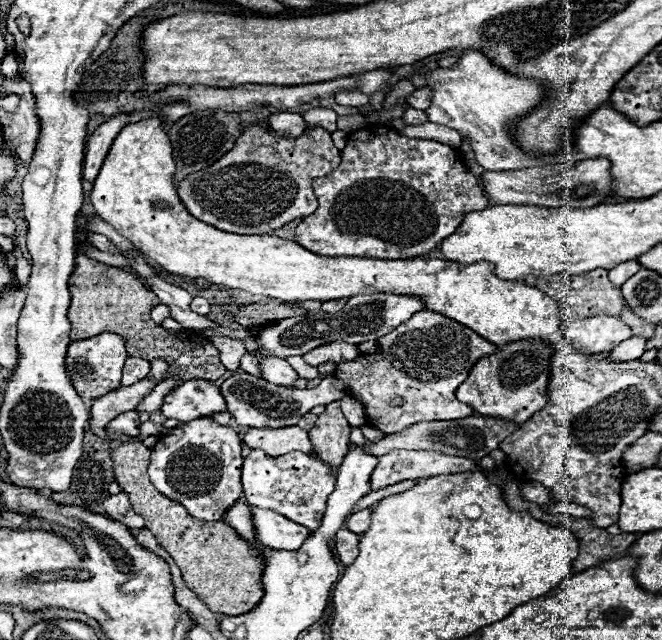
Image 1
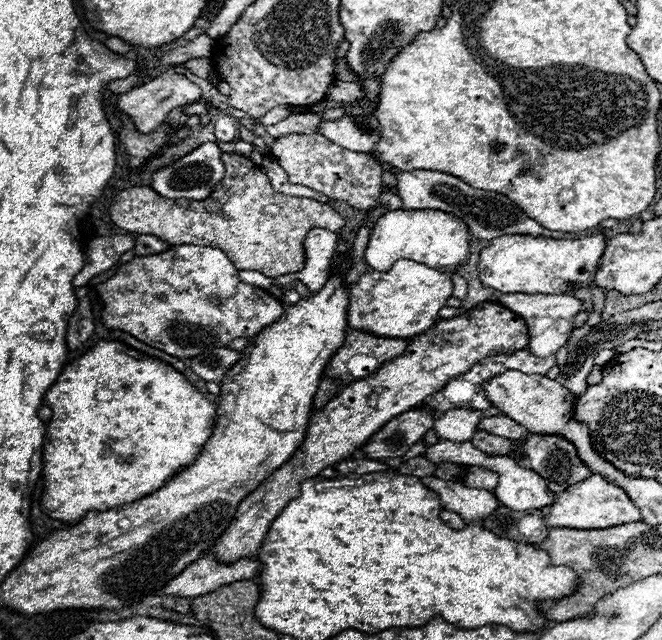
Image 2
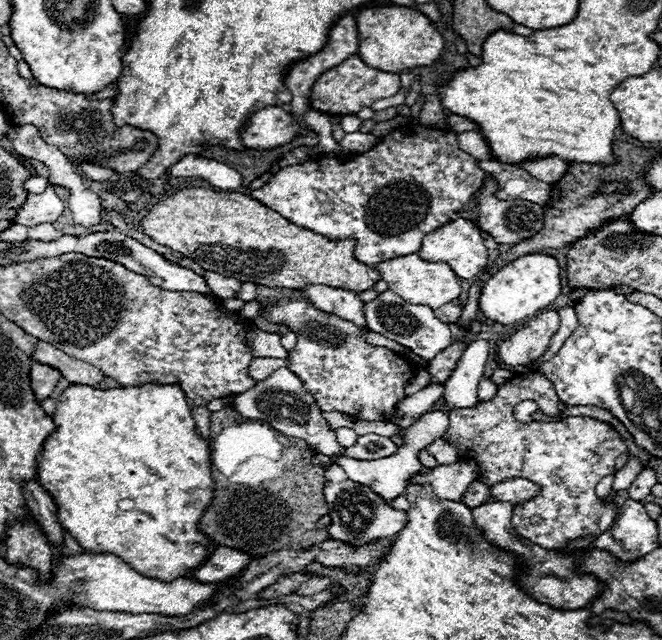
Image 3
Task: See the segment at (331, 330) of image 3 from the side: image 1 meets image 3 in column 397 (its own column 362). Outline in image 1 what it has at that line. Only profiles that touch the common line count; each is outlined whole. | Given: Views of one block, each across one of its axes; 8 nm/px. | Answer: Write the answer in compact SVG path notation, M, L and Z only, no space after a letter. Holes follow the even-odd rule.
M428 310L416 312L412 320L406 320L394 332L382 336L378 346L380 350L372 356L368 354L368 358L360 354L350 362L340 362L334 376L346 384L352 398L364 404L368 424L384 434L402 432L420 420L458 420L472 416L474 410L458 402L454 392L482 356L498 352L498 346L476 336L470 328ZM394 398L402 398L402 404L394 406Z

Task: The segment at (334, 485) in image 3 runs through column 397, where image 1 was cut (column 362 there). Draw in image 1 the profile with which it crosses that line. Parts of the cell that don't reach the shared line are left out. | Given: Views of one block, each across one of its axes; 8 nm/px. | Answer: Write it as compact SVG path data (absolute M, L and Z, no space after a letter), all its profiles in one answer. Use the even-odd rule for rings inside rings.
M374 506L350 514L350 518L346 520L346 528L348 528L350 532L362 534L362 532L368 530L368 526L370 526L370 516L372 516L372 512L374 512Z

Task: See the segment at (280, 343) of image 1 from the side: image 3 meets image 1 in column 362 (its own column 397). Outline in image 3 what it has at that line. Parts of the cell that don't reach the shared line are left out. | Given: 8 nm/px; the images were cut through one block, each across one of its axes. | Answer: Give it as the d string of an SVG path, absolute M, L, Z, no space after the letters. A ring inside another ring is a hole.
M384 290L378 294L376 300L366 302L364 318L372 332L378 332L390 340L396 340L398 344L410 348L416 356L424 358L426 362L430 362L438 352L442 352L444 348L448 348L452 344L452 334L450 334L448 324L440 322L434 316L432 308L422 306L422 304L408 304L406 300L396 296L396 292L392 292L392 290Z

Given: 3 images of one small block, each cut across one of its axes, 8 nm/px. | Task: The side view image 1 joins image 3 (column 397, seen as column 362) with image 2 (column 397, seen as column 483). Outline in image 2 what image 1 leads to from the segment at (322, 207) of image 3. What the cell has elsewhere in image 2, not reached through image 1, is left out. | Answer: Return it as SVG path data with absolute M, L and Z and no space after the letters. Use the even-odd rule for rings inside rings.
M288 134L276 138L272 144L272 156L286 170L288 180L292 184L300 184L312 188L316 192L326 194L328 198L350 204L354 210L372 210L376 206L384 206L386 210L402 210L402 198L396 188L382 186L384 166L368 152L352 152L334 144L332 140L320 134Z

